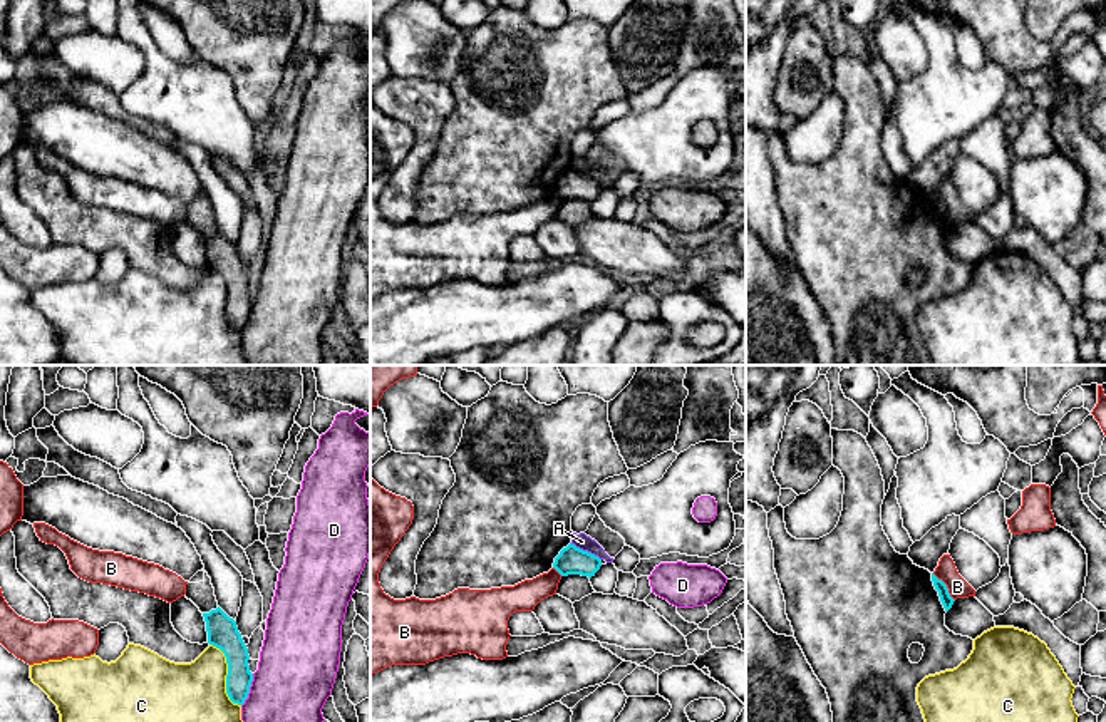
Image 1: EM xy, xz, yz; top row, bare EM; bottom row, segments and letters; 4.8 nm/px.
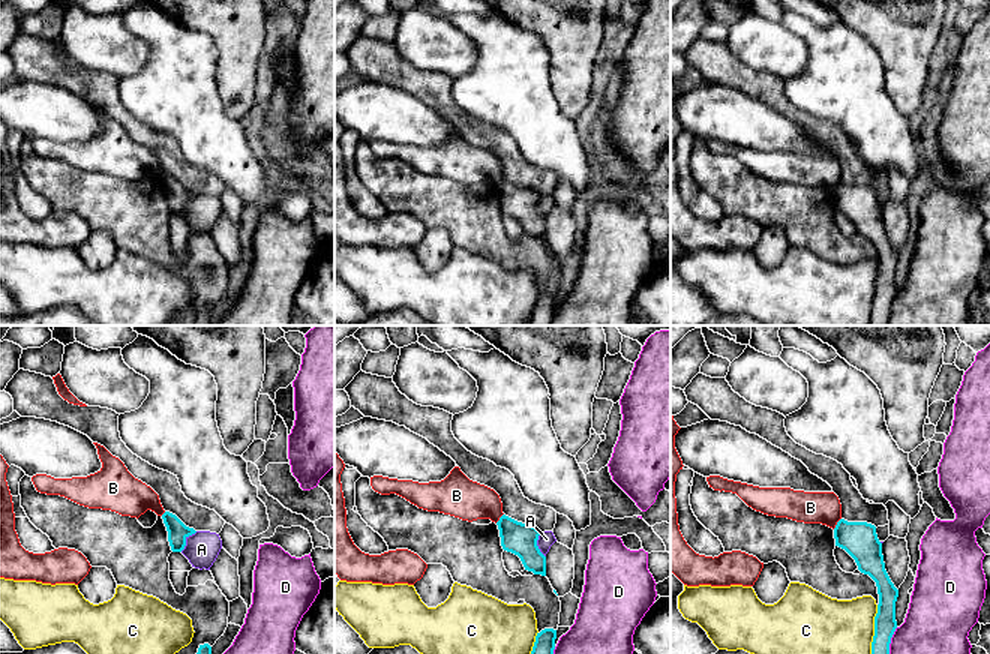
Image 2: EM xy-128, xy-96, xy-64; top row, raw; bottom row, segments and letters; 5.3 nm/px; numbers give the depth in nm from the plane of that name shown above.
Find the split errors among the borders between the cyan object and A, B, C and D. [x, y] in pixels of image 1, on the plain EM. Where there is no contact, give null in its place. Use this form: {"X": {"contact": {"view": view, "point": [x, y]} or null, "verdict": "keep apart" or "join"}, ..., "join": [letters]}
{"A": {"contact": {"view": "xz", "point": [585, 176]}, "verdict": "keep apart"}, "B": {"contact": {"view": "yz", "point": [945, 211]}, "verdict": "keep apart"}, "C": {"contact": {"view": "xy", "point": [227, 300]}, "verdict": "keep apart"}, "D": {"contact": {"view": "xy", "point": [248, 315]}, "verdict": "keep apart"}, "join": []}

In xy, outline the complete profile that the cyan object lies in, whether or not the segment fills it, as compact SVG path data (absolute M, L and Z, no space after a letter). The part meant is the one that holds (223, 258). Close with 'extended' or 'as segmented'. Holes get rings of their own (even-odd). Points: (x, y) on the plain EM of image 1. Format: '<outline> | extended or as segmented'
M220 231L203 238L208 256L208 268L220 273L228 288L226 318L233 328L243 330L248 323L253 298L250 297L248 273L238 256L236 246Z | as segmented

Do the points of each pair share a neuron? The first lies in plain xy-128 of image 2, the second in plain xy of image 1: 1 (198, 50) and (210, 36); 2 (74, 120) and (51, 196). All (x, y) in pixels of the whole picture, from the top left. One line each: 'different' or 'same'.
1: different
2: different

